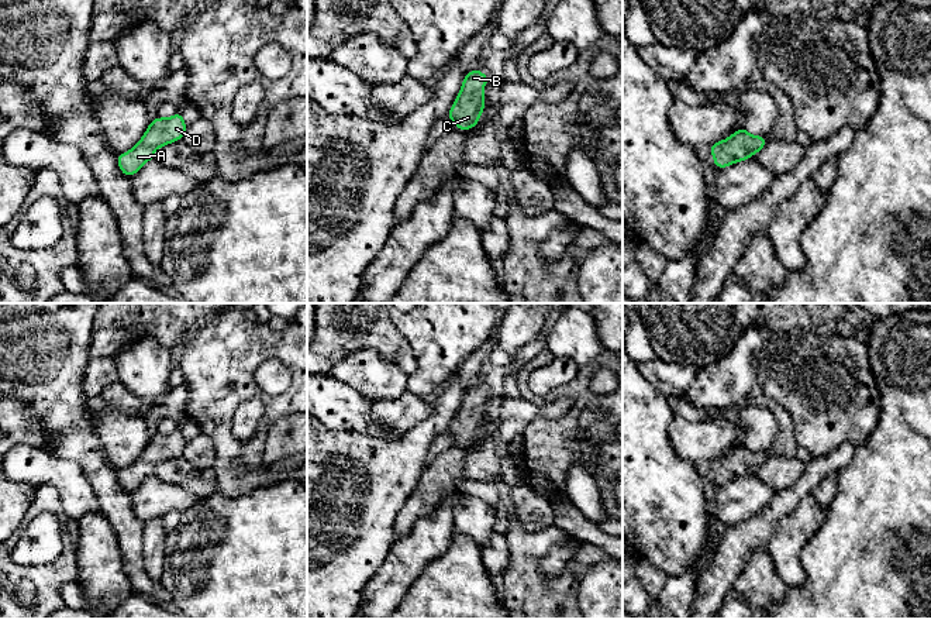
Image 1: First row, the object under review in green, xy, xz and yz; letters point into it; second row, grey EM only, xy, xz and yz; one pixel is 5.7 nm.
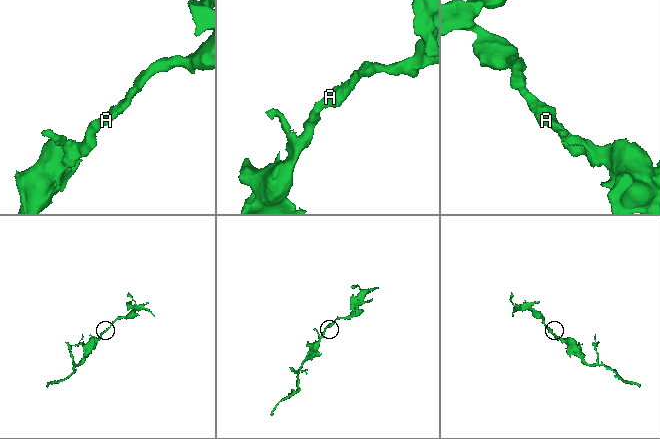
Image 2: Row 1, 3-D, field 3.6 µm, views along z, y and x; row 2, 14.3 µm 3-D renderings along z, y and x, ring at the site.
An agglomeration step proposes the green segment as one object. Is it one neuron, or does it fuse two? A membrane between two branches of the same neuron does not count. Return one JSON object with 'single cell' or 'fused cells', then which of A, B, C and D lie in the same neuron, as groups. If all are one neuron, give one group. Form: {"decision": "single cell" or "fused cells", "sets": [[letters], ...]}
{"decision": "single cell", "sets": [["A", "B", "C", "D"]]}

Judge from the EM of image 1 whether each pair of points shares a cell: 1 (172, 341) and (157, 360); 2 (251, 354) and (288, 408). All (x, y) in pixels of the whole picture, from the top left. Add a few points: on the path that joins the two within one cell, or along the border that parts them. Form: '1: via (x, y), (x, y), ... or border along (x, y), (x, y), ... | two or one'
1: border along (134, 340), (154, 339), (172, 353) | two
2: via (248, 371), (248, 382), (271, 402) | one

